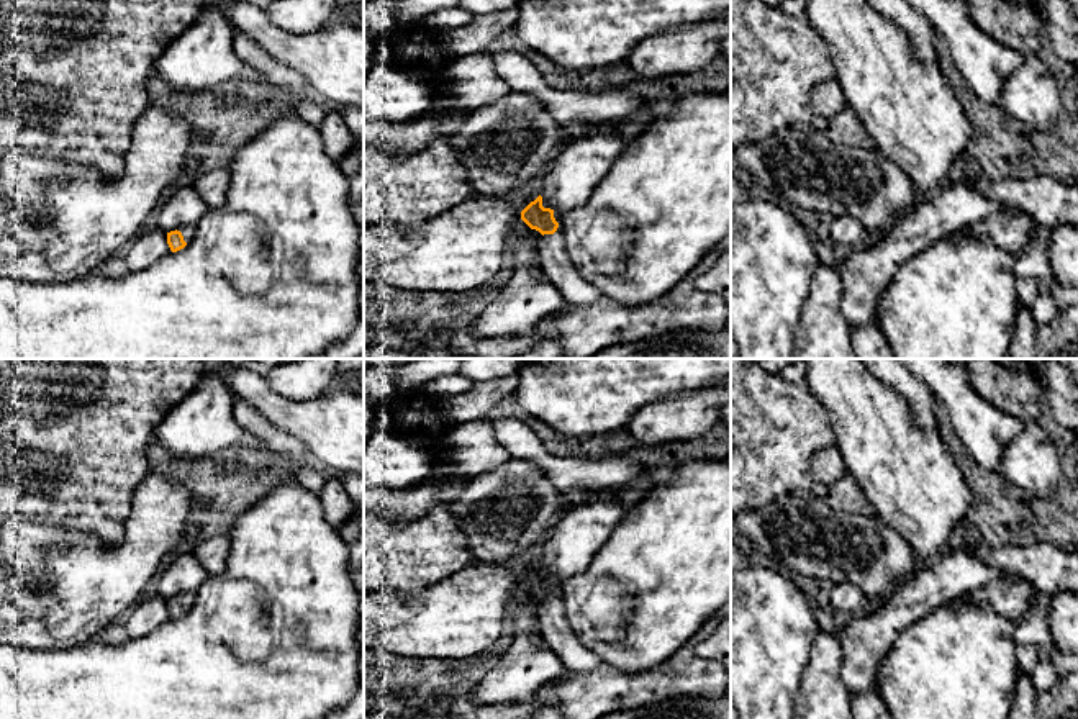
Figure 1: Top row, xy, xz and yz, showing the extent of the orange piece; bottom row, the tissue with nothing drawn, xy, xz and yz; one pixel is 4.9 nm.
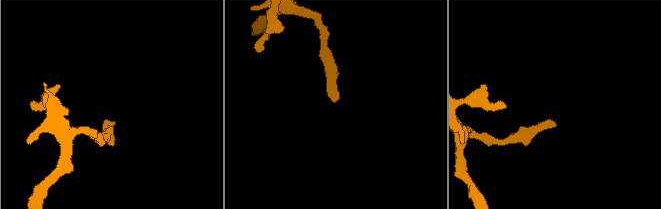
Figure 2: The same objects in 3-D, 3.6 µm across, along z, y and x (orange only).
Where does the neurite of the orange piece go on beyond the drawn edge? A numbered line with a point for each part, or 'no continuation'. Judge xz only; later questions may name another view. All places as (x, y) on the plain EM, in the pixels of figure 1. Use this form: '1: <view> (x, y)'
1: xz (556, 631)

